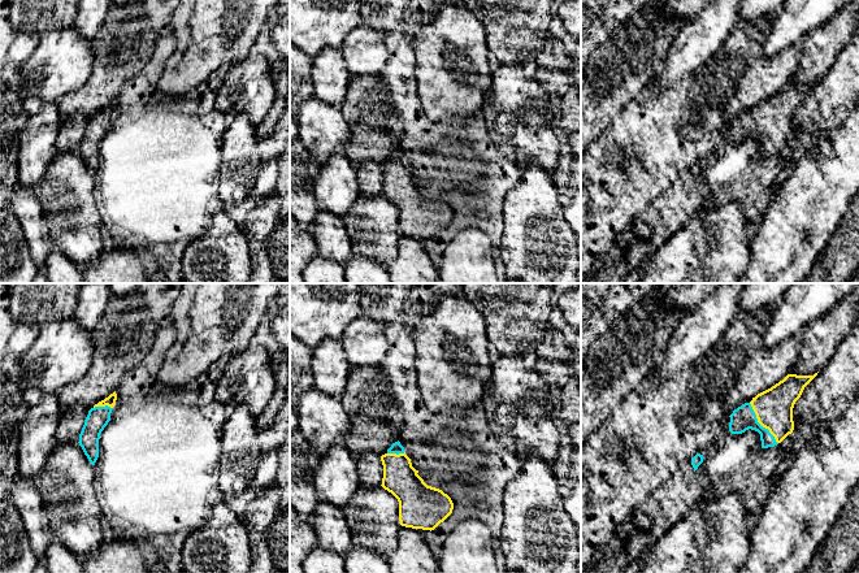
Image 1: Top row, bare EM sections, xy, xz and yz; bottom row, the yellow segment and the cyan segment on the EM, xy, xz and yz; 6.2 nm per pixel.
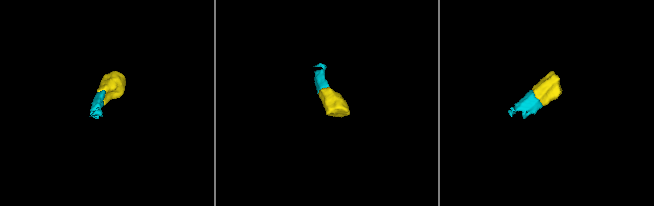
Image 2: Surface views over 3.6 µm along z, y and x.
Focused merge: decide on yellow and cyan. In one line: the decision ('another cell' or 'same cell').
same cell

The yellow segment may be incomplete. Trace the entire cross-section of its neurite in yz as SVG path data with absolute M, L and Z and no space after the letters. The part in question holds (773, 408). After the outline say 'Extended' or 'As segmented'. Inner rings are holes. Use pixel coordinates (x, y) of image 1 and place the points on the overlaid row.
M788 374L771 388L758 394L729 416L729 431L751 429L760 434L762 448L775 447L794 430L793 408L804 387L817 376Z. Extended

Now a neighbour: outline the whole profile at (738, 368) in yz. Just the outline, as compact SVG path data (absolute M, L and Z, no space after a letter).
M738 313L719 343L694 365L689 392L695 398L695 411L684 425L690 430L730 416L758 394L782 381L793 369L802 350L802 333L784 340L773 350L762 344L763 318Z

